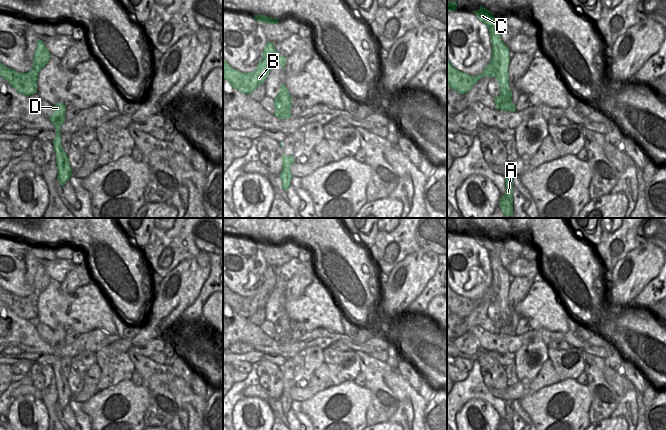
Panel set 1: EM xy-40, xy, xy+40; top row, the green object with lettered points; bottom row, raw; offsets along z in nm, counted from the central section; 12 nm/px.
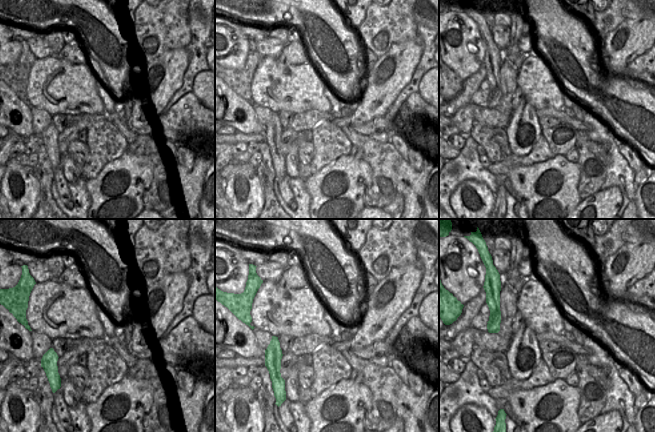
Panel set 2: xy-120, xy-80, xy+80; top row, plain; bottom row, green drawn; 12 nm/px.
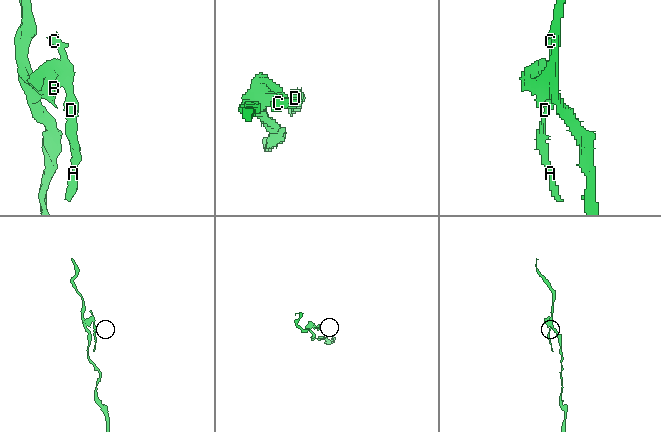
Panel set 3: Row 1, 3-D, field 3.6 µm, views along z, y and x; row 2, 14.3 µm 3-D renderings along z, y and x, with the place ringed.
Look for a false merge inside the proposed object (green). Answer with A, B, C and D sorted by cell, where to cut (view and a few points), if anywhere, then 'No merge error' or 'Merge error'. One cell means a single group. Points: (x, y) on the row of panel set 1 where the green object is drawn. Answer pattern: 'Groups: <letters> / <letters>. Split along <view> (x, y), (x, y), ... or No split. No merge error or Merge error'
Groups: A C D / B. Split along xy+40 (493, 51), (494, 76). Merge error.

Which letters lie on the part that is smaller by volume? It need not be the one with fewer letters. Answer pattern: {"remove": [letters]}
{"remove": ["A", "C", "D"]}

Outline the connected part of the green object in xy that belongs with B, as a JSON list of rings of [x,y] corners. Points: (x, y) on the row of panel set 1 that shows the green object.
[[[269,41],[262,53],[262,60],[257,64],[257,69],[251,73],[242,73],[232,68],[223,57],[223,79],[227,80],[233,88],[248,95],[260,84],[264,84],[275,59],[276,51],[273,43]]]

